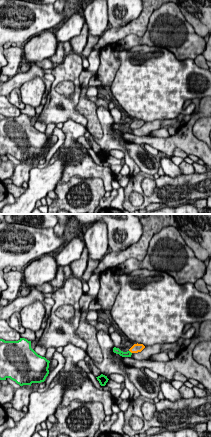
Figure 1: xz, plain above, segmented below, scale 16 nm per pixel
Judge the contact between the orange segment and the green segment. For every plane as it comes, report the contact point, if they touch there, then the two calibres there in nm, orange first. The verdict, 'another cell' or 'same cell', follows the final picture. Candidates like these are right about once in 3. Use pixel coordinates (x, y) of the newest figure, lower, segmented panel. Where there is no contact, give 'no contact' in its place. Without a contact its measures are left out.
meets orange at (130, 351); 140 nm thick on the orange side, 100 nm on the other

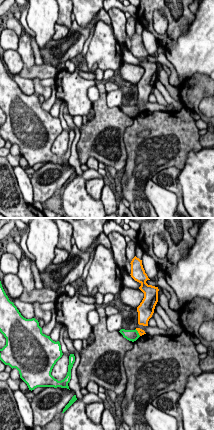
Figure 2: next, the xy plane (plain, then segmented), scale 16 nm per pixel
meets orange at (138, 332); 100 nm thick on the orange side, 190 nm on the other

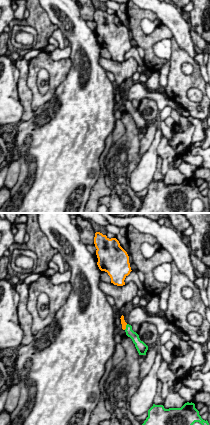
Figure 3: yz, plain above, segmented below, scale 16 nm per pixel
meets orange at (125, 327); 70 nm thick on the orange side, 140 nm on the other

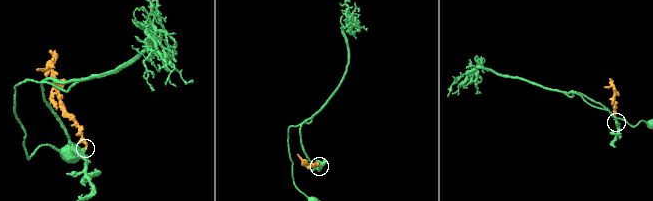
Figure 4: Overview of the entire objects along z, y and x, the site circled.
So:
another cell

